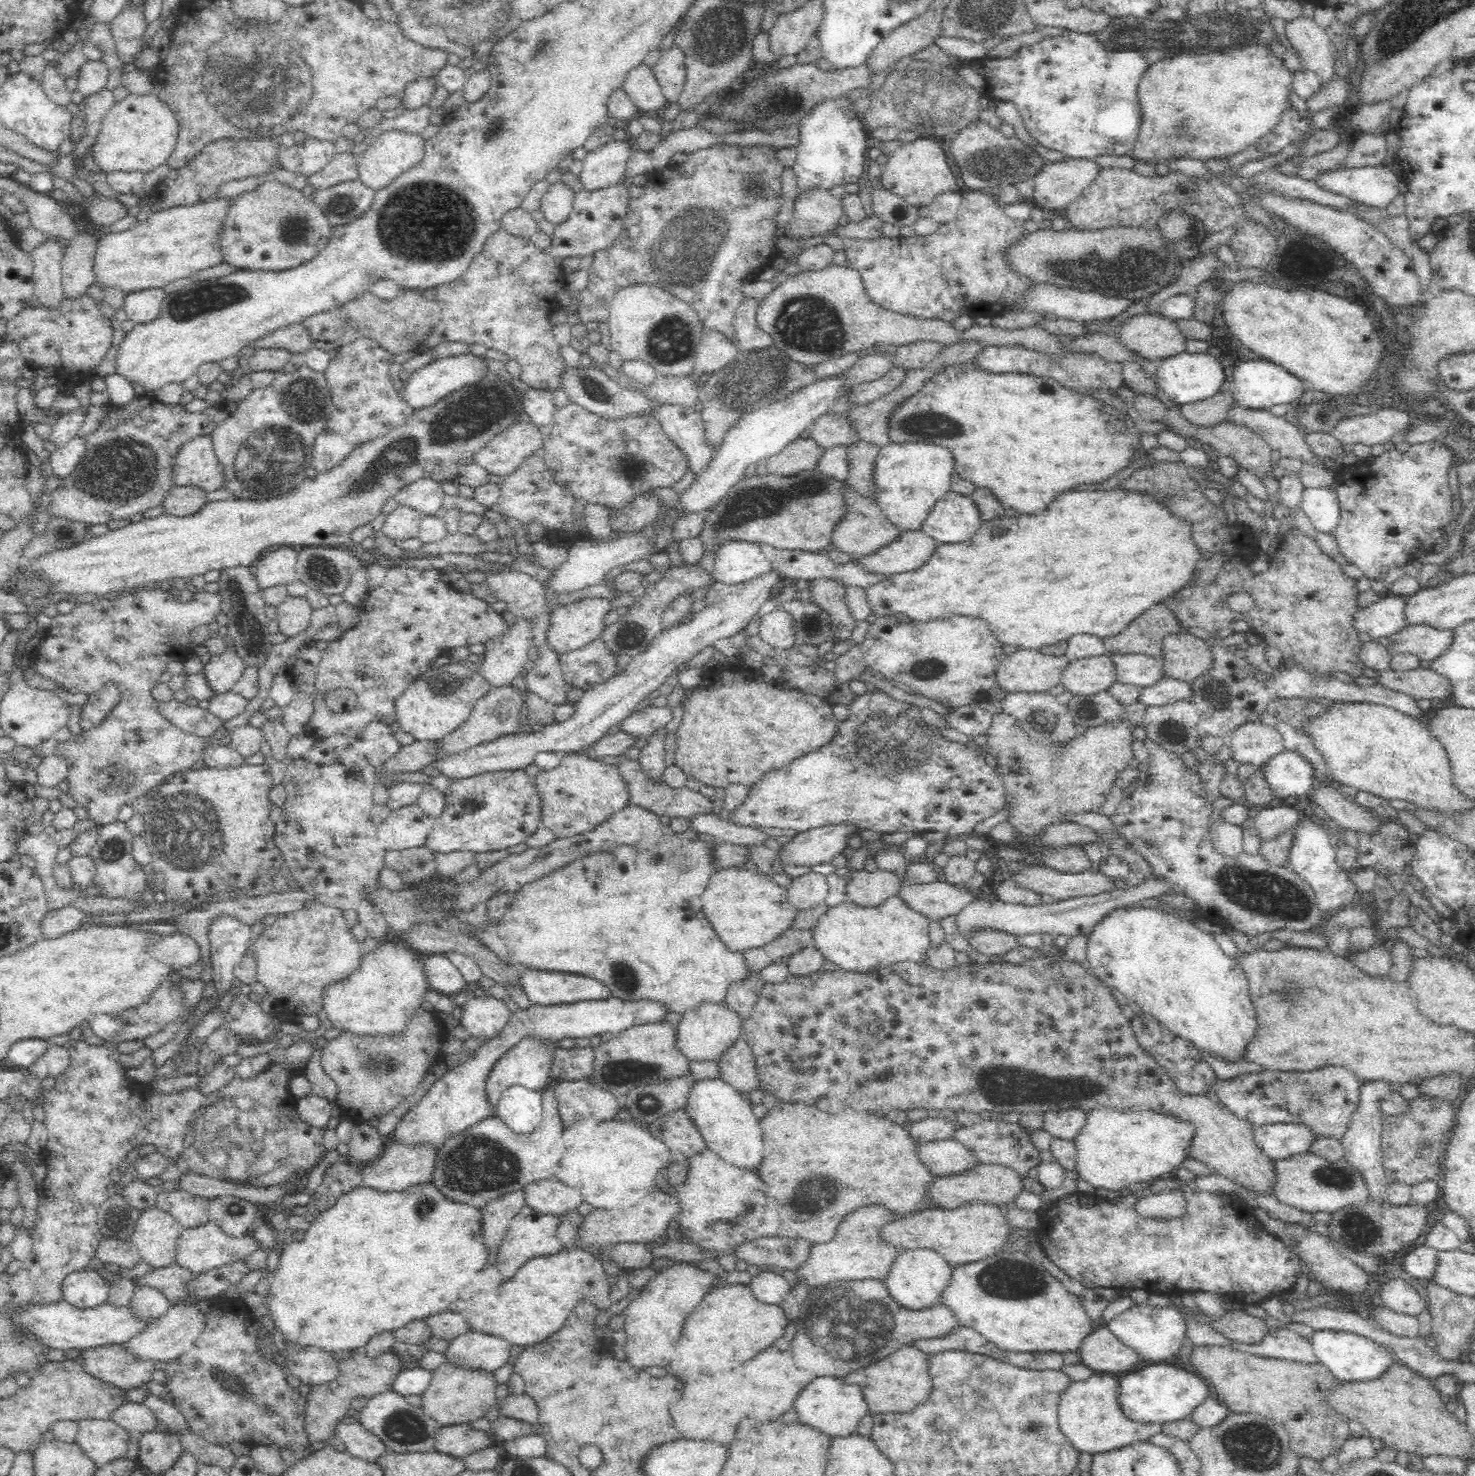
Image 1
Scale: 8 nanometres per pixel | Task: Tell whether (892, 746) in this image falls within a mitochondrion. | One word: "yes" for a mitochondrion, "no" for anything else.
yes

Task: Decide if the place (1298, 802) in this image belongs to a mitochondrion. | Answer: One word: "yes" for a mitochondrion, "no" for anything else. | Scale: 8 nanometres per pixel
no

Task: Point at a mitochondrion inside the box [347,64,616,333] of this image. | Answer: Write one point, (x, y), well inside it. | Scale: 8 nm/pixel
(430, 223)

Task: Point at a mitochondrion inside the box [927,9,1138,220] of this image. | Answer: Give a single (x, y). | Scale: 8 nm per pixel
(998, 161)

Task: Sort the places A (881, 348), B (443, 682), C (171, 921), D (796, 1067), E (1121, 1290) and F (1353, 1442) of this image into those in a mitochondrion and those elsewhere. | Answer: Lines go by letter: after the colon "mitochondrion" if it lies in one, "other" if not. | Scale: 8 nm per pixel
A: other
B: mitochondrion
C: other
D: other
E: other
F: other

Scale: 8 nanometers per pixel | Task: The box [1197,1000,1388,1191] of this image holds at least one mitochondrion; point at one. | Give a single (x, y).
(1309, 1098)

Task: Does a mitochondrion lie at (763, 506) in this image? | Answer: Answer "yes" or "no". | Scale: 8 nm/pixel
yes

